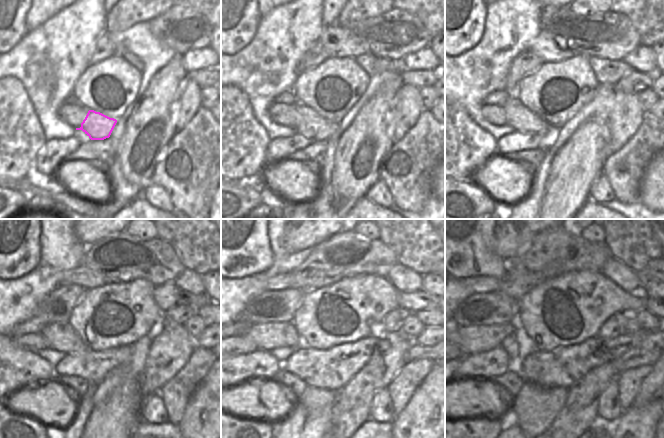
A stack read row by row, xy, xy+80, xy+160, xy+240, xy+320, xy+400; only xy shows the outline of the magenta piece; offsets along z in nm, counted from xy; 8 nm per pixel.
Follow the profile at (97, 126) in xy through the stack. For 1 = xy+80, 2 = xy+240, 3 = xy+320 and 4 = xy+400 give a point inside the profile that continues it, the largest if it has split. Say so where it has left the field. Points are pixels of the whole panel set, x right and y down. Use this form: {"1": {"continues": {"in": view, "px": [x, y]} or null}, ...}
{"1": {"continues": {"in": "xy+80", "px": [309, 124]}}, "2": {"continues": {"in": "xy+240", "px": [62, 337]}}, "3": {"continues": {"in": "xy+320", "px": [272, 335]}}, "4": {"continues": {"in": "xy+400", "px": [470, 340]}}}

